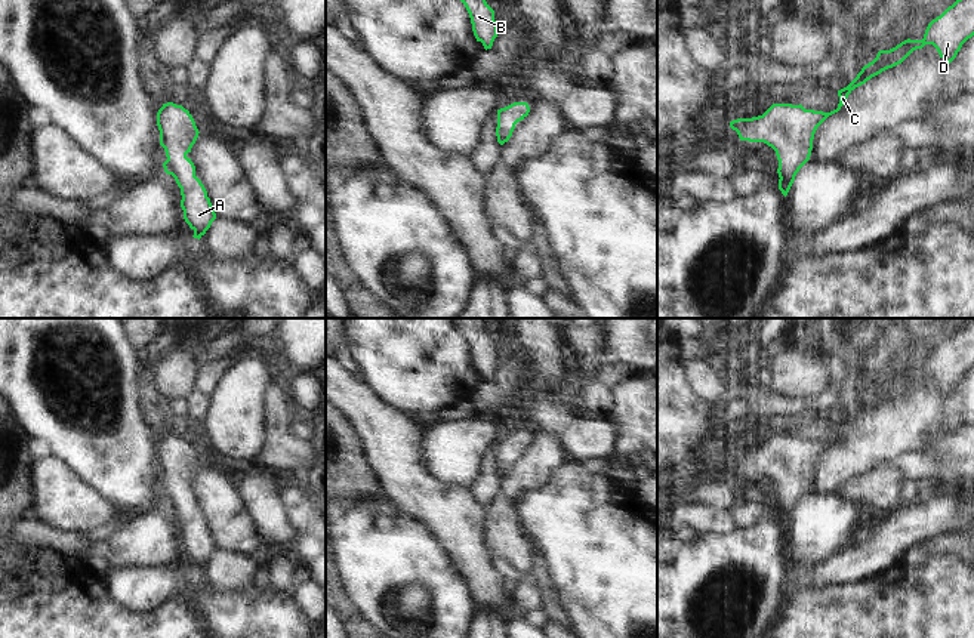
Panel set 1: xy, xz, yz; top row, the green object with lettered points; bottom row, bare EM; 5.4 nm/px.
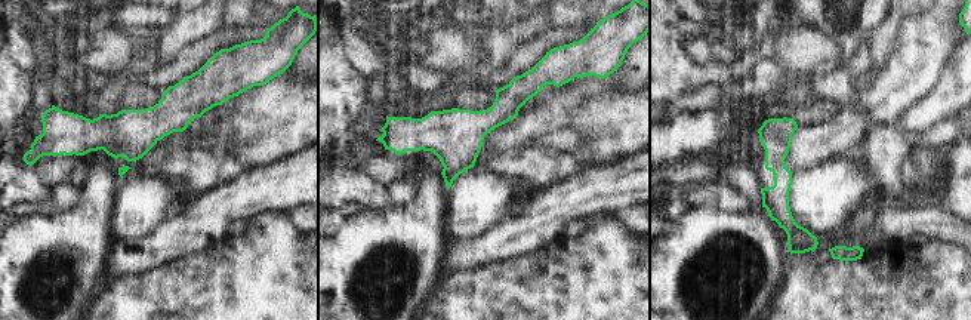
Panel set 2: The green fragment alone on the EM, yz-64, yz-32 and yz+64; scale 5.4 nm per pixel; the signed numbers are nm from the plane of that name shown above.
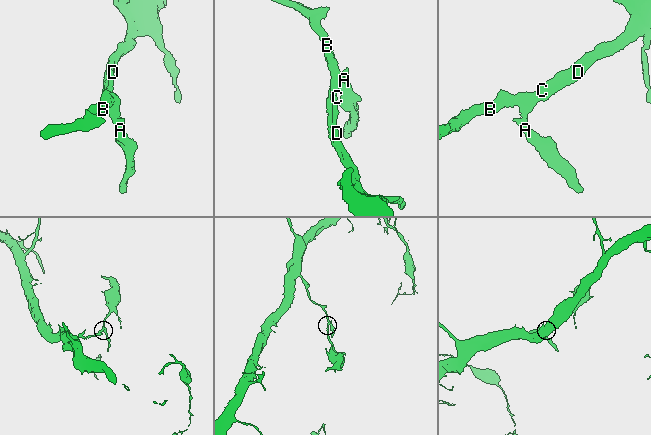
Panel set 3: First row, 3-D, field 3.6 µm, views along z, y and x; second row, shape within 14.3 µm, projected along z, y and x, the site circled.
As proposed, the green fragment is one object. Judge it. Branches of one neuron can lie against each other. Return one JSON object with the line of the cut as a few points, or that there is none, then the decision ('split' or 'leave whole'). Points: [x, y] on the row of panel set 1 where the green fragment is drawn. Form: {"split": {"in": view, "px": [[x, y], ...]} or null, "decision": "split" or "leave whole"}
{"split": null, "decision": "leave whole"}

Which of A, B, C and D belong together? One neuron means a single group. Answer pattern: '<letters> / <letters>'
A B C D

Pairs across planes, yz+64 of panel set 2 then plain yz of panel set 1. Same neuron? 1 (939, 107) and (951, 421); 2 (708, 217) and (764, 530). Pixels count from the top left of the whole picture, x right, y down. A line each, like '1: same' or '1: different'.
1: same
2: same

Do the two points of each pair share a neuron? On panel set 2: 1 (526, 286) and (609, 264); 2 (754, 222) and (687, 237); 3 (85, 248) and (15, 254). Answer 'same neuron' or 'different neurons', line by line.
1: same neuron
2: same neuron
3: same neuron

